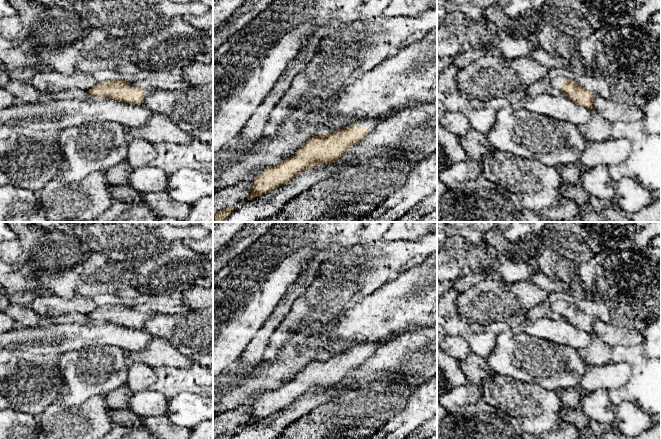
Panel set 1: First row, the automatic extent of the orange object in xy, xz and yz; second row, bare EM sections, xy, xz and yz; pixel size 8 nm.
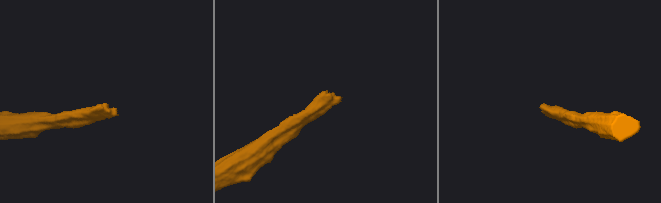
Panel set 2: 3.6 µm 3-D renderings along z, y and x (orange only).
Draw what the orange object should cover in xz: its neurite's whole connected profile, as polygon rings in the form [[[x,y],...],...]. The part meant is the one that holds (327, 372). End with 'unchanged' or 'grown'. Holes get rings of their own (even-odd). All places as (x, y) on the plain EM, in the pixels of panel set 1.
[[[366,342],[338,355],[312,360],[294,379],[279,388],[266,391],[254,403],[251,417],[246,423],[266,418],[305,394],[337,385],[350,371],[362,365],[387,342]]]; grown

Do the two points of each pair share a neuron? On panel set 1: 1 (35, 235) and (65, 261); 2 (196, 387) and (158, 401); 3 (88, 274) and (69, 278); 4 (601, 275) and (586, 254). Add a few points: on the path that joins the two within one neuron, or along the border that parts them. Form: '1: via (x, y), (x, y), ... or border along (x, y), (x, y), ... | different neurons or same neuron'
1: via (42, 242), (54, 254), (58, 255) | same neuron
2: border along (151, 388), (165, 394) | different neurons
3: border along (78, 268), (82, 281) | different neurons
4: border along (611, 248), (606, 248), (577, 265) | different neurons

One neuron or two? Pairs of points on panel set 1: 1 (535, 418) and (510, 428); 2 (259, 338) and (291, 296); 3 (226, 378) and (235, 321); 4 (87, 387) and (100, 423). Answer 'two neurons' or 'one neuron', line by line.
1: two neurons
2: one neuron
3: two neurons
4: two neurons

